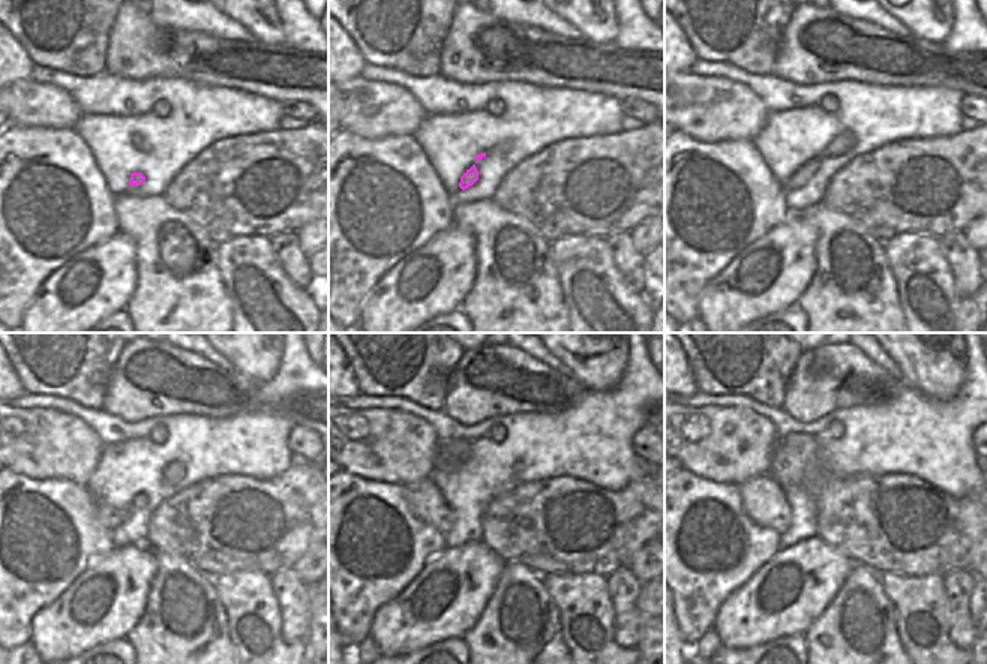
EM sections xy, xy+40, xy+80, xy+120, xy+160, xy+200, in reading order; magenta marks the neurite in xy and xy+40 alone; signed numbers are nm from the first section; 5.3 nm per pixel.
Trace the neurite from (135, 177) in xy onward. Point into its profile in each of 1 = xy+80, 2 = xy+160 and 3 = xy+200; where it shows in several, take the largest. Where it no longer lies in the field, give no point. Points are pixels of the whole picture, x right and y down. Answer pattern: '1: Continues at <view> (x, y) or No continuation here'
1: Continues at xy+80 (803, 176)
2: Continues at xy+160 (425, 499)
3: Continues at xy+200 (764, 502).

